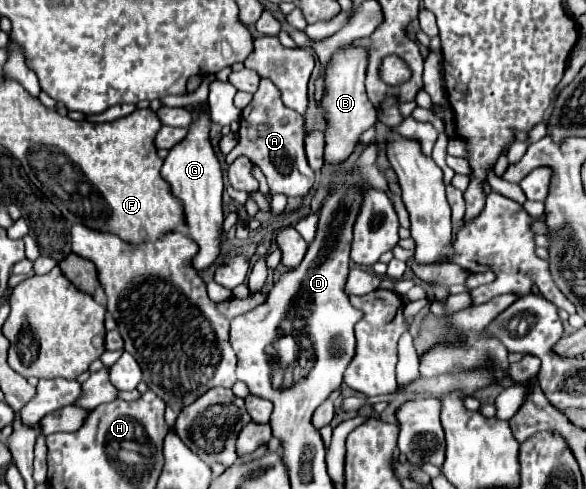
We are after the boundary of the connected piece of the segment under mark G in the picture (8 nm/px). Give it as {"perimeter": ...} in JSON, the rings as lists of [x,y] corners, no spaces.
{"perimeter":[[[200,109],[196,113],[196,117],[192,119],[186,137],[170,149],[170,153],[162,165],[164,181],[168,181],[172,185],[172,193],[184,203],[188,237],[192,237],[200,247],[198,257],[194,257],[196,271],[202,271],[218,257],[218,247],[220,247],[220,239],[222,239],[220,225],[224,221],[224,215],[222,215],[222,169],[220,169],[218,157],[212,149],[212,143],[210,143],[210,127],[212,127],[212,117],[208,115],[206,109]]]}

